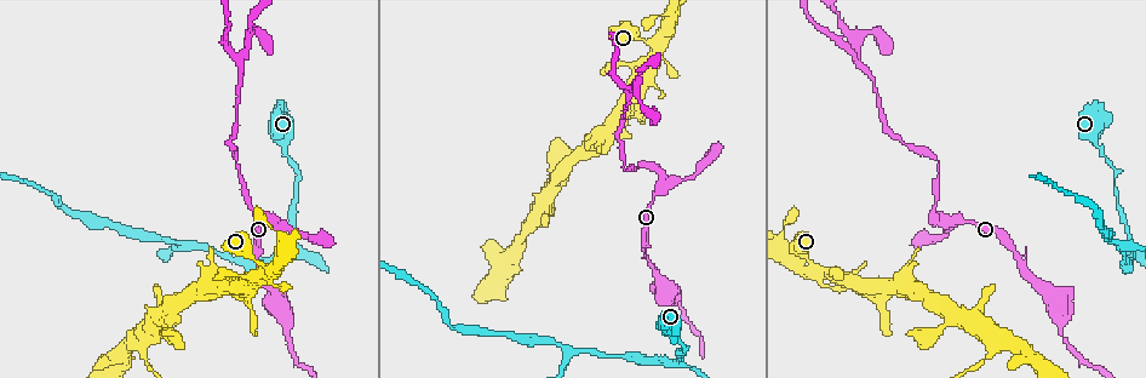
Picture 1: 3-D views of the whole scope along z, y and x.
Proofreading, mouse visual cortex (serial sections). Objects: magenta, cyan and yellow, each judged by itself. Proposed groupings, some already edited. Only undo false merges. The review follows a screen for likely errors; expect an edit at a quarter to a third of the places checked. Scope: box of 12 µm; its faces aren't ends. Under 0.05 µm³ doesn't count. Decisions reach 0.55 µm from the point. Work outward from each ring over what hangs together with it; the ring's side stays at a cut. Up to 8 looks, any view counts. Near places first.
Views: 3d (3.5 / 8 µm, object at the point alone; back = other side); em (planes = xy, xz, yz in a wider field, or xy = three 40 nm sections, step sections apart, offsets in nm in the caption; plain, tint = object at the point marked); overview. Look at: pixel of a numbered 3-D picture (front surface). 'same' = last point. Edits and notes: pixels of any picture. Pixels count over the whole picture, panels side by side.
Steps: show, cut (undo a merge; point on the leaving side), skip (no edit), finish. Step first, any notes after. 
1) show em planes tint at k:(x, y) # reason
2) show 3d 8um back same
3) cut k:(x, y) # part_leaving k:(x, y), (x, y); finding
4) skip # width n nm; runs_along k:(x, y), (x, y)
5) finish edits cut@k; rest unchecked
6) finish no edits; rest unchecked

show 3d 8um back at 1:(640, 166) # calibre changes

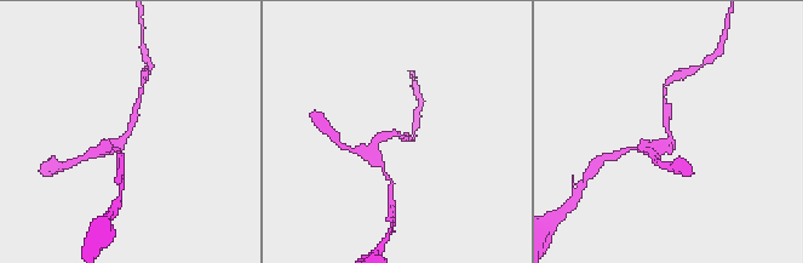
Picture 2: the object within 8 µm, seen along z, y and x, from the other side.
show em xy step 1 tint at 2:(395, 132) # arm_widths 150, 300 nm; now the EM

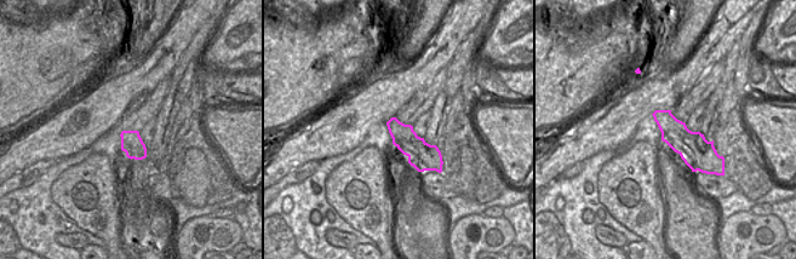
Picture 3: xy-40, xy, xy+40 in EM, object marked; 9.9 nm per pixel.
skip # runs_along 2:(102, 148), (128, 133), (137, 106); one cell here

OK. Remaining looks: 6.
show 3d 3.5um at 1:(628, 90) # arms run side by side

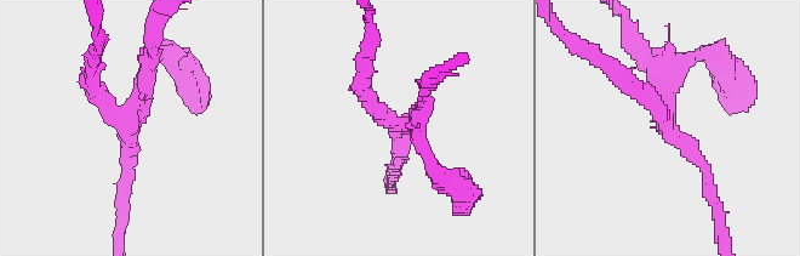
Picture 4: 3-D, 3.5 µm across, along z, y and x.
show em xy step 1 tint at 4:(128, 123) # arms 4; arm_widths 150, 200, 200, 200 nm

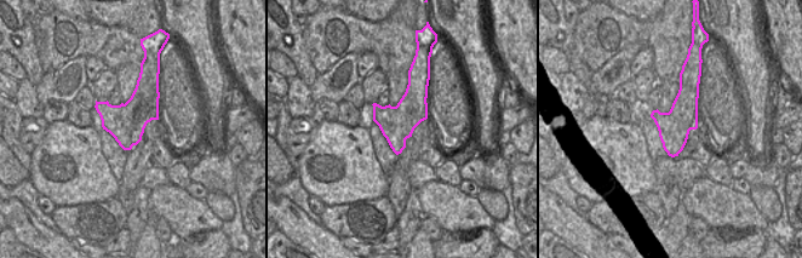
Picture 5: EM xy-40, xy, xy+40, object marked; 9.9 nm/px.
cut 4:(663, 64) # part_leaving 4:(130, 115), (146, 60), (167, 52); a second cell is stuck on

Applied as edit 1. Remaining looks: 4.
show overview # see it whole again

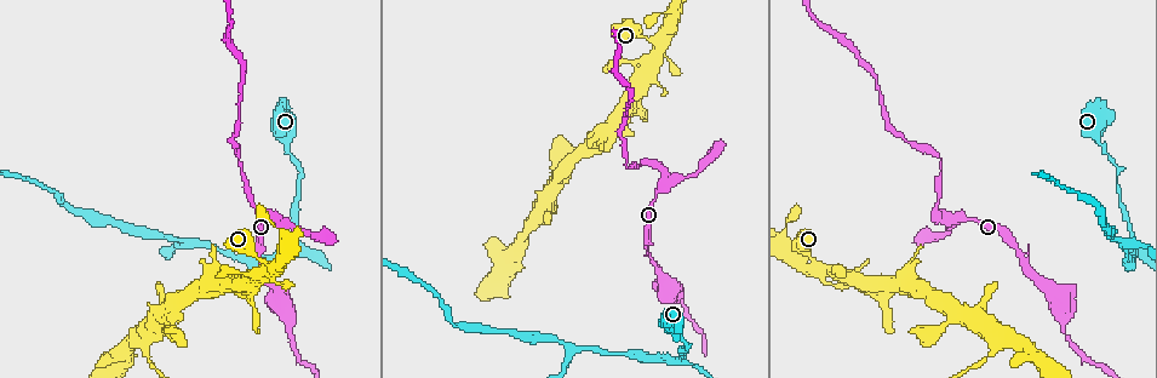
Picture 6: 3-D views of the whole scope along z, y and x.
show 3d 3.5um at 6:(287, 325) # thick turns thin

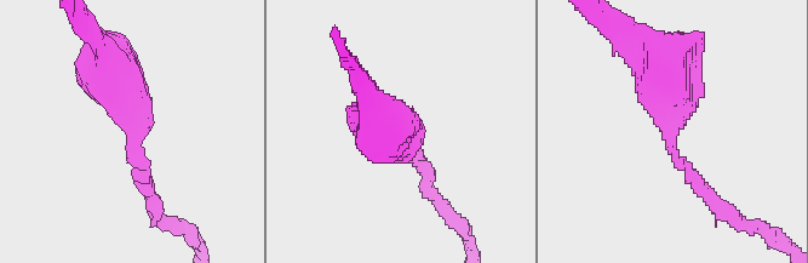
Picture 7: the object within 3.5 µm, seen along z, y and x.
show em xy step 2 tint at 7:(671, 137) # arm_widths 200, 600 nm; need the tissue

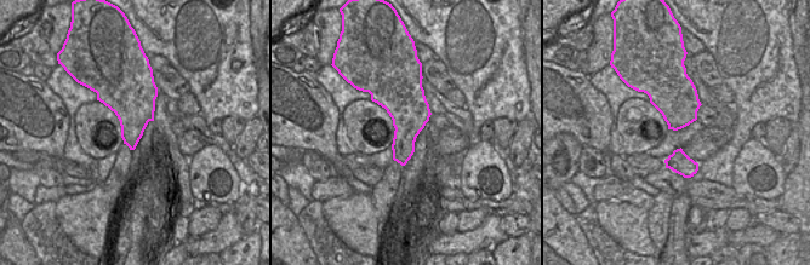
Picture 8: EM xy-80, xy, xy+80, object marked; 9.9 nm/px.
skip # all the same cell

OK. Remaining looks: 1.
finish edits cut@4; rest unchecked

